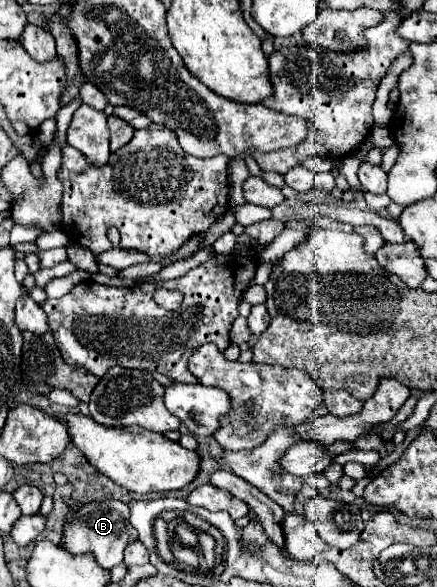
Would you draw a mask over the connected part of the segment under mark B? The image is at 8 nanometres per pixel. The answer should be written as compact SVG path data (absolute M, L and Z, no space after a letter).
M90 501L84 505L84 509L80 511L80 519L72 519L66 527L64 533L64 547L74 553L74 555L84 555L84 553L92 553L96 563L102 569L110 569L118 563L122 563L122 553L126 549L126 545L130 541L136 541L138 533L136 529L130 525L130 511L128 505L122 501Z

